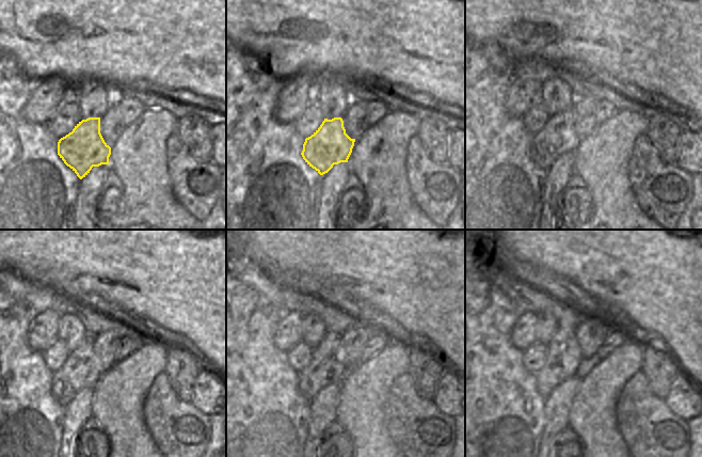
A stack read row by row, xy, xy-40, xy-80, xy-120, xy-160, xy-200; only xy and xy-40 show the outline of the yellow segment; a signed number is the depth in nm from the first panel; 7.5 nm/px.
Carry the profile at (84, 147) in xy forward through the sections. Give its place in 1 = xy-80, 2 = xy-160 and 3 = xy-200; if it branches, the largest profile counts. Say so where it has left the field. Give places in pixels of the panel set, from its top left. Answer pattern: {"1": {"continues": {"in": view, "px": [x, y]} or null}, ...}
{"1": {"continues": {"in": "xy-80", "px": [558, 136]}}, "2": {"continues": {"in": "xy-160", "px": [326, 366]}}, "3": {"continues": {"in": "xy-200", "px": [563, 355]}}}

